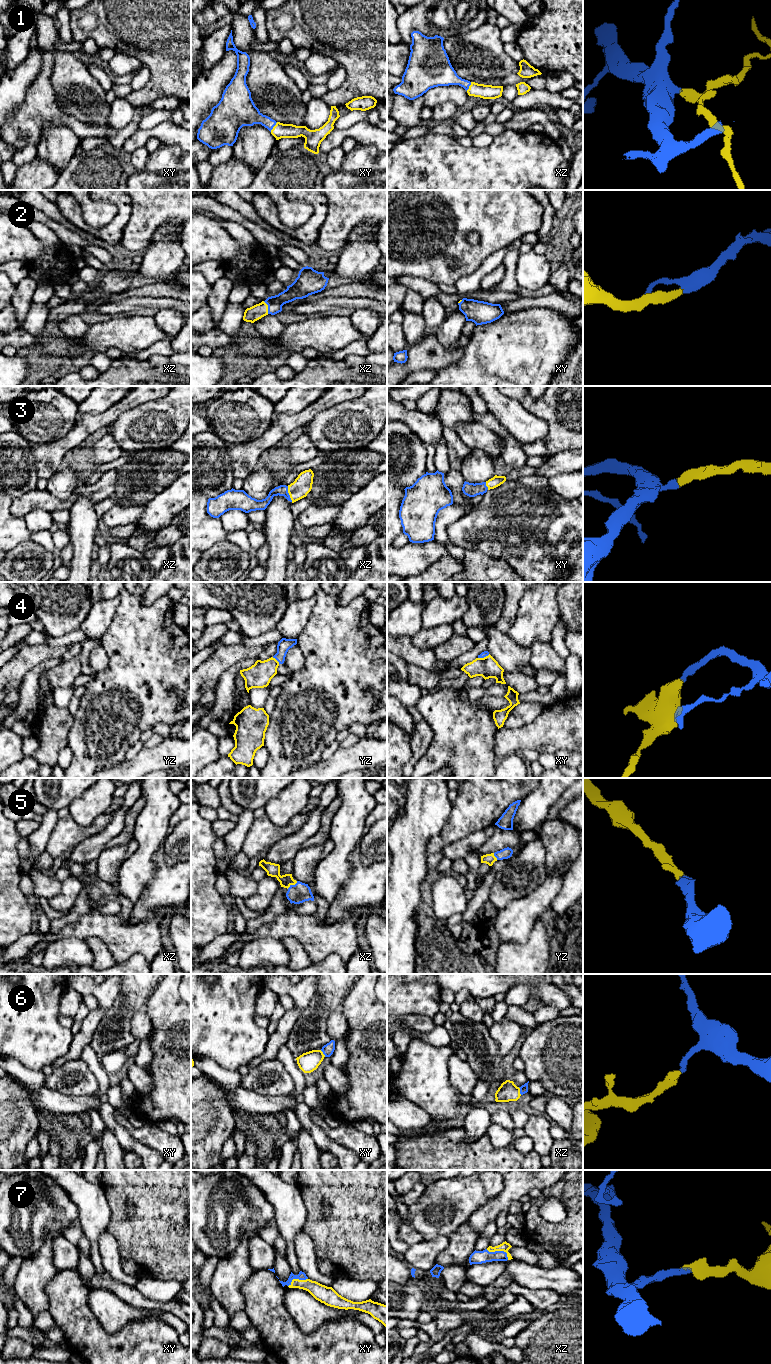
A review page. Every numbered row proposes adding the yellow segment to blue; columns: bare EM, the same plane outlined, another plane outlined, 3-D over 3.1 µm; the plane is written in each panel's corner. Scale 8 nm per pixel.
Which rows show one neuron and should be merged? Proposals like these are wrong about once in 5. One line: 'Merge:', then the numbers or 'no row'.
Merge: 1, 2, 3, 4, 5, 6, 7

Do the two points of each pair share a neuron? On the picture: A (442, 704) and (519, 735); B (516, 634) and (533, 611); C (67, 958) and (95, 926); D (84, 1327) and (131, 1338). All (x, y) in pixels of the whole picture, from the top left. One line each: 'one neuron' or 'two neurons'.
A: two neurons
B: one neuron
C: two neurons
D: one neuron

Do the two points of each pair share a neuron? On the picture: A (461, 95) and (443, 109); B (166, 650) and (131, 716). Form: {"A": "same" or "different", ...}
{"A": "different", "B": "same"}

